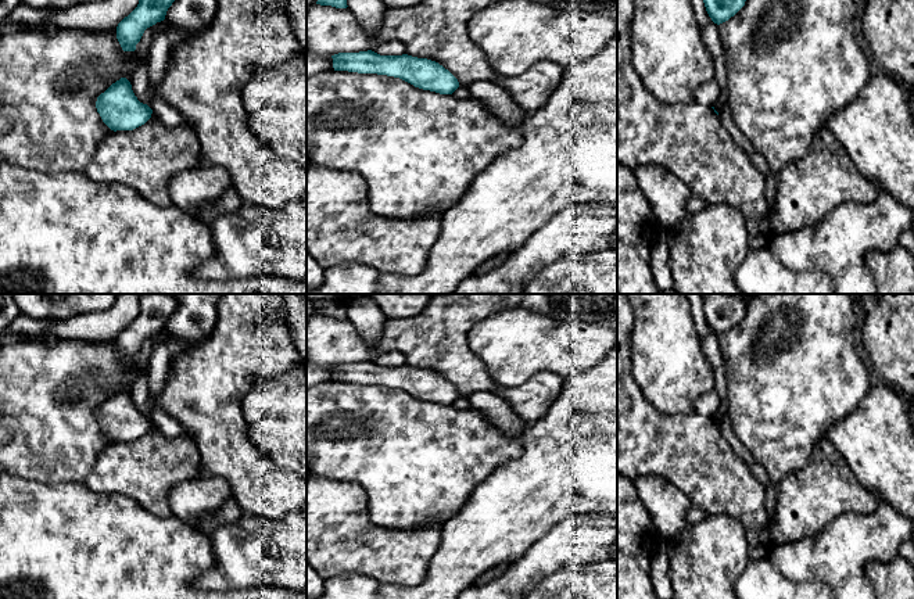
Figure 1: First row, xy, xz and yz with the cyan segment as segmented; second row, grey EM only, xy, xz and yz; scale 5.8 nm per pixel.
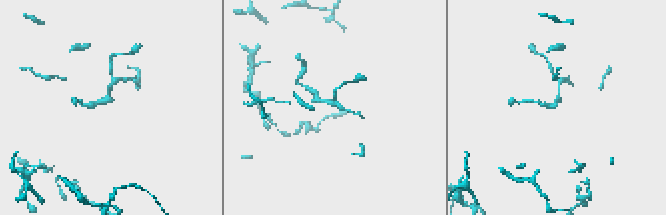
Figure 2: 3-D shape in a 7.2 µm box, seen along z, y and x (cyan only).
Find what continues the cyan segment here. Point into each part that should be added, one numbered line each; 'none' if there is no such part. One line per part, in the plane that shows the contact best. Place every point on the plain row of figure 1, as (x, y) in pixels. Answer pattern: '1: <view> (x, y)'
none

